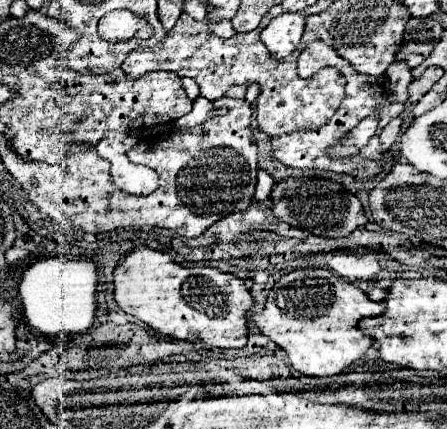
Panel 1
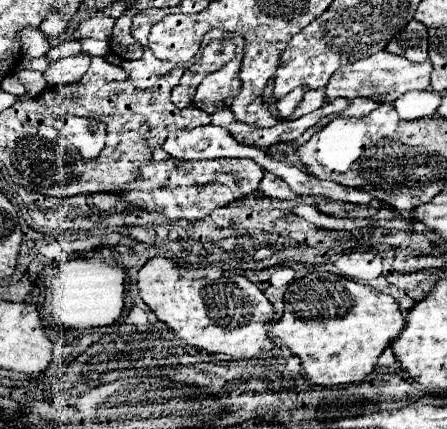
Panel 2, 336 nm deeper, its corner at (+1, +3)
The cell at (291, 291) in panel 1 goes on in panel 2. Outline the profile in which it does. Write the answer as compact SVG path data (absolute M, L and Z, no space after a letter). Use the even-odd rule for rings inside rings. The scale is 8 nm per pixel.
M311 272L289 284L283 318L271 322L271 334L301 358L301 366L313 384L331 388L363 382L403 326L405 320L393 296L331 272Z

